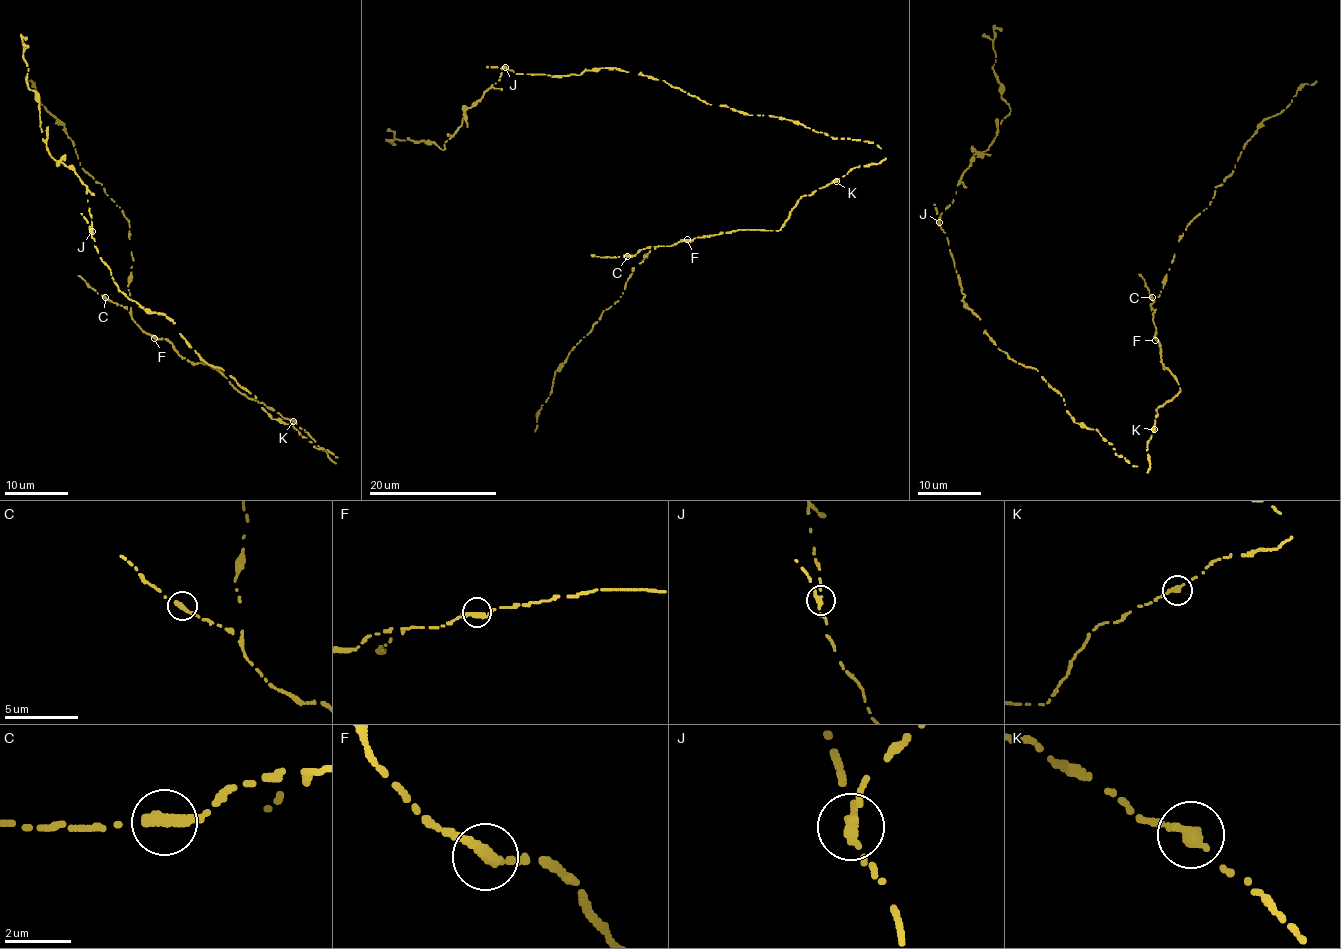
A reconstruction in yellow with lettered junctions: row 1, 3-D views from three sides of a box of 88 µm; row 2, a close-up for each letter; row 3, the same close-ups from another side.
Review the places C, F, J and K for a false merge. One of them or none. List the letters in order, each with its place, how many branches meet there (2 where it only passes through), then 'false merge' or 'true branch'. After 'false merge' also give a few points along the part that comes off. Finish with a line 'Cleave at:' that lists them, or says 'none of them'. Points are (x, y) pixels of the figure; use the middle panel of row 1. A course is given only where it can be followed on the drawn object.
C: at (627, 256); 2 branches meet; true branch
F: at (687, 239); 2 branches meet; true branch
J: at (505, 67); 2 branches meet; false merge; foreign part runs (505, 67), (499, 80), (465, 111), (444, 149), (433, 141), (388, 139), (395, 145)
K: at (836, 181); 2 branches meet; true branch
Cleave at: J

